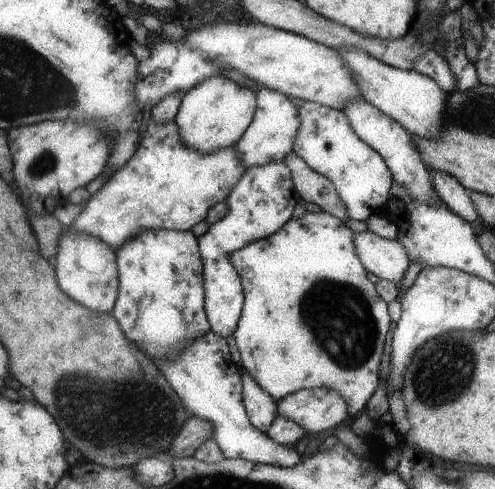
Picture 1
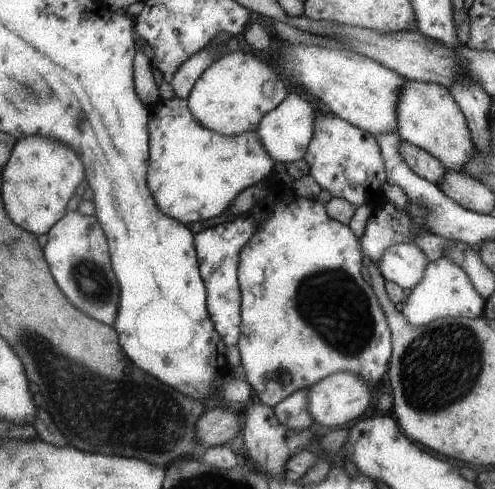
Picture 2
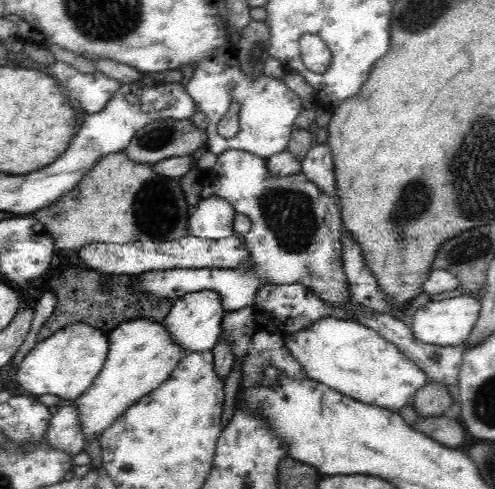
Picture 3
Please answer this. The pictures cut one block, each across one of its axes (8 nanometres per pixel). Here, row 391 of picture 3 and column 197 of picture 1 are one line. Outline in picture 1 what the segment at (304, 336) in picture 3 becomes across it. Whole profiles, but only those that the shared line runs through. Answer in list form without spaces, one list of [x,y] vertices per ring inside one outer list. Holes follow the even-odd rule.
[[[209,328],[205,334],[183,344],[173,358],[157,358],[155,364],[173,388],[173,392],[183,402],[183,408],[189,412],[189,416],[211,424],[211,440],[217,442],[225,460],[247,460],[279,468],[291,468],[301,462],[301,454],[297,454],[295,446],[289,448],[273,442],[265,432],[261,432],[249,422],[241,394],[241,374],[231,362],[229,346],[223,336],[215,334]]]

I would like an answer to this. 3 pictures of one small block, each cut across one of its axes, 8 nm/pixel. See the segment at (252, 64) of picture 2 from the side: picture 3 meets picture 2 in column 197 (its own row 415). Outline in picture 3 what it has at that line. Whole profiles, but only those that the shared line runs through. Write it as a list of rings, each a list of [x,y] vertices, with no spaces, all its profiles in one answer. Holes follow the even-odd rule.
[[[130,320],[116,326],[108,334],[108,354],[104,366],[100,368],[96,380],[74,400],[84,444],[100,440],[100,436],[114,426],[124,412],[128,412],[128,408],[168,380],[182,358],[182,350],[170,338],[172,336],[164,330],[164,324],[156,324],[156,320]]]

